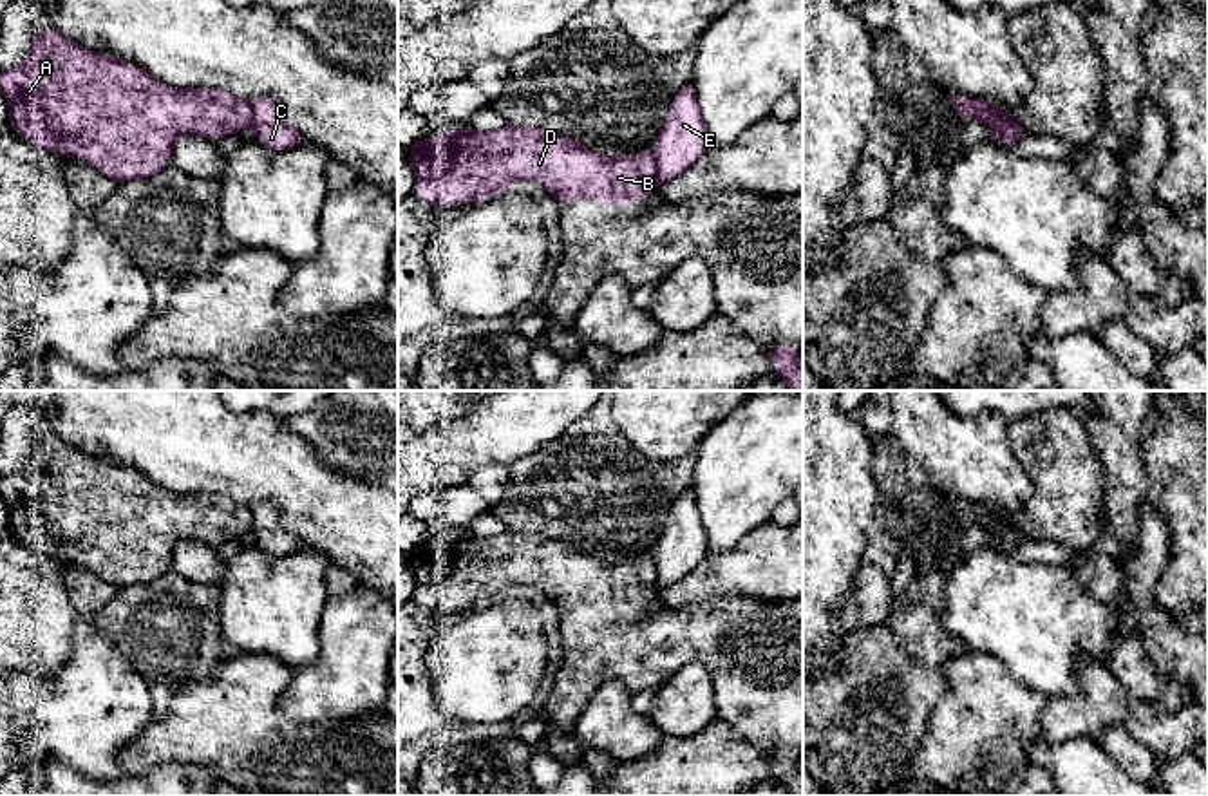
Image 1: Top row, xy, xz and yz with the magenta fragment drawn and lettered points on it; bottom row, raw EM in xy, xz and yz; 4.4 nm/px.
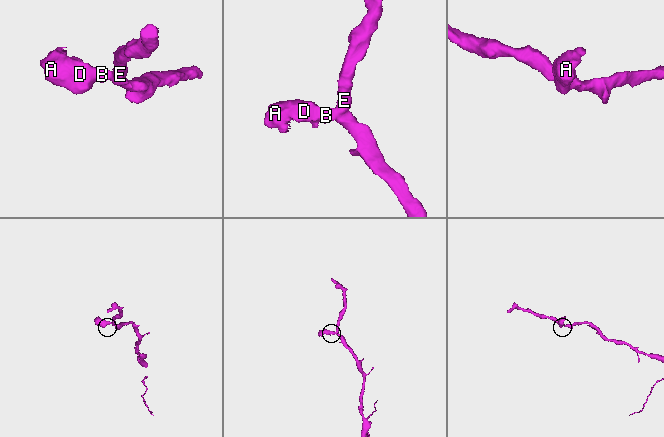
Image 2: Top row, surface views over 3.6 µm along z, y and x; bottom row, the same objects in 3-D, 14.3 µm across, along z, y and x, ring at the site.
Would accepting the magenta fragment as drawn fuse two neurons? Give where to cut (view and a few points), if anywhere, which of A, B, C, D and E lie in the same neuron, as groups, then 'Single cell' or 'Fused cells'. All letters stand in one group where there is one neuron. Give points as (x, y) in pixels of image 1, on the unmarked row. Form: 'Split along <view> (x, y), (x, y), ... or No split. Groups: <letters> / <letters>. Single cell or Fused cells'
Split along xy (248, 507), (252, 530). Groups: A B D / C E. Fused cells

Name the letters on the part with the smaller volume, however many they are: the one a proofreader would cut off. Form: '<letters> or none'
A, B, D

